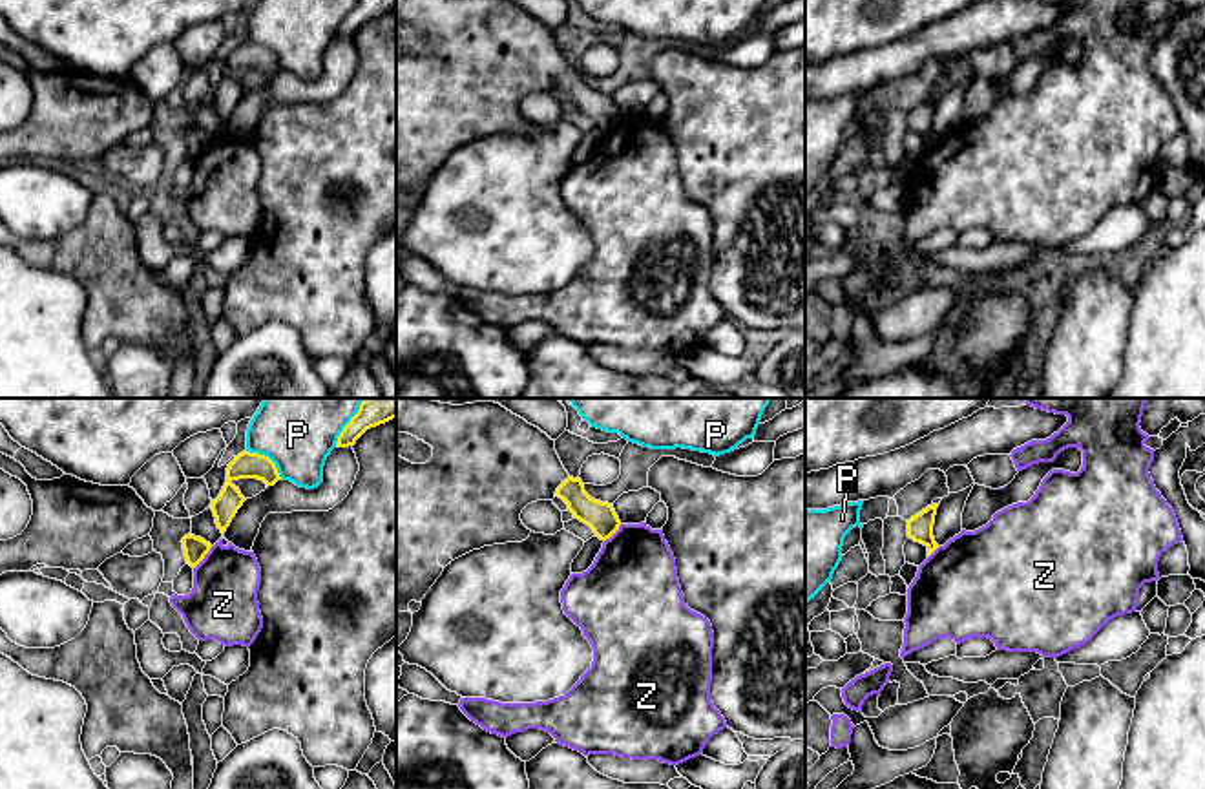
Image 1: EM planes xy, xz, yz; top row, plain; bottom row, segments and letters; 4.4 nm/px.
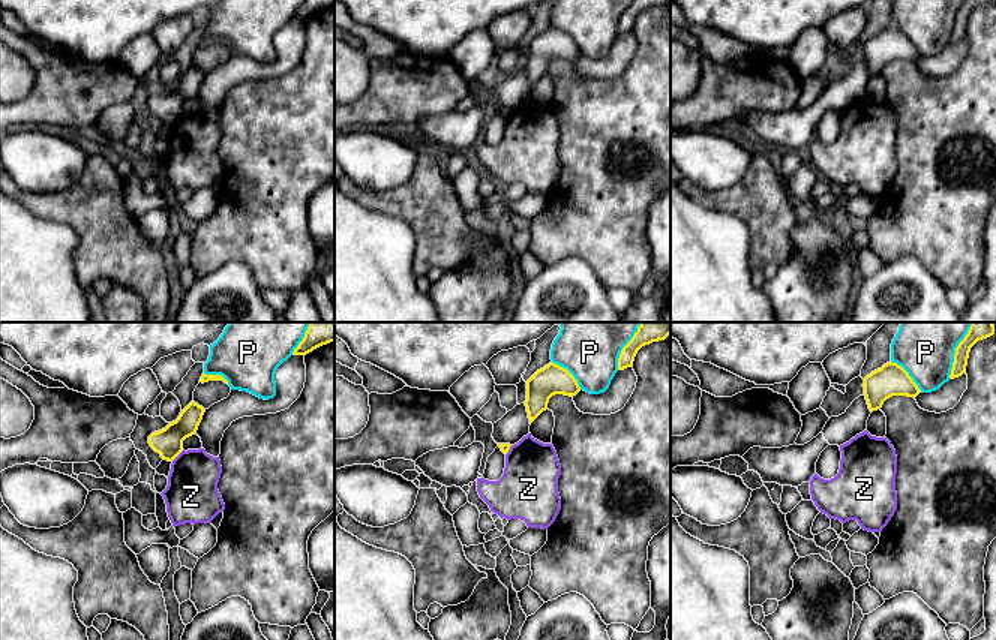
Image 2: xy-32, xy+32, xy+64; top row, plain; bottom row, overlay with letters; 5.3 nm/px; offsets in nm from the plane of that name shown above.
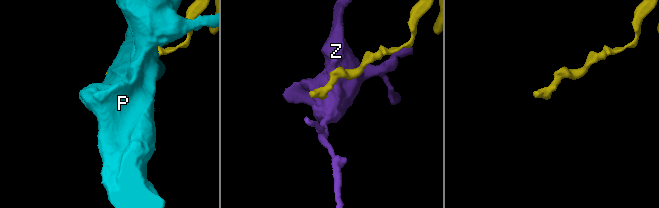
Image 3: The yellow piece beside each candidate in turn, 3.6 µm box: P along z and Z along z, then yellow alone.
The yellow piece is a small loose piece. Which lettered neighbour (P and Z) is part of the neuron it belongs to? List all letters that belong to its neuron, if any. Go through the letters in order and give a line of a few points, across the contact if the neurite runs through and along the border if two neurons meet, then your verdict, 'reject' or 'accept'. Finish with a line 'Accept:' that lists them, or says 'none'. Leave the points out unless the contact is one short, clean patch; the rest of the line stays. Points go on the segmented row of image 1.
P: reject
Z: xy (212, 547), (194, 568) | reject
Accept: none

